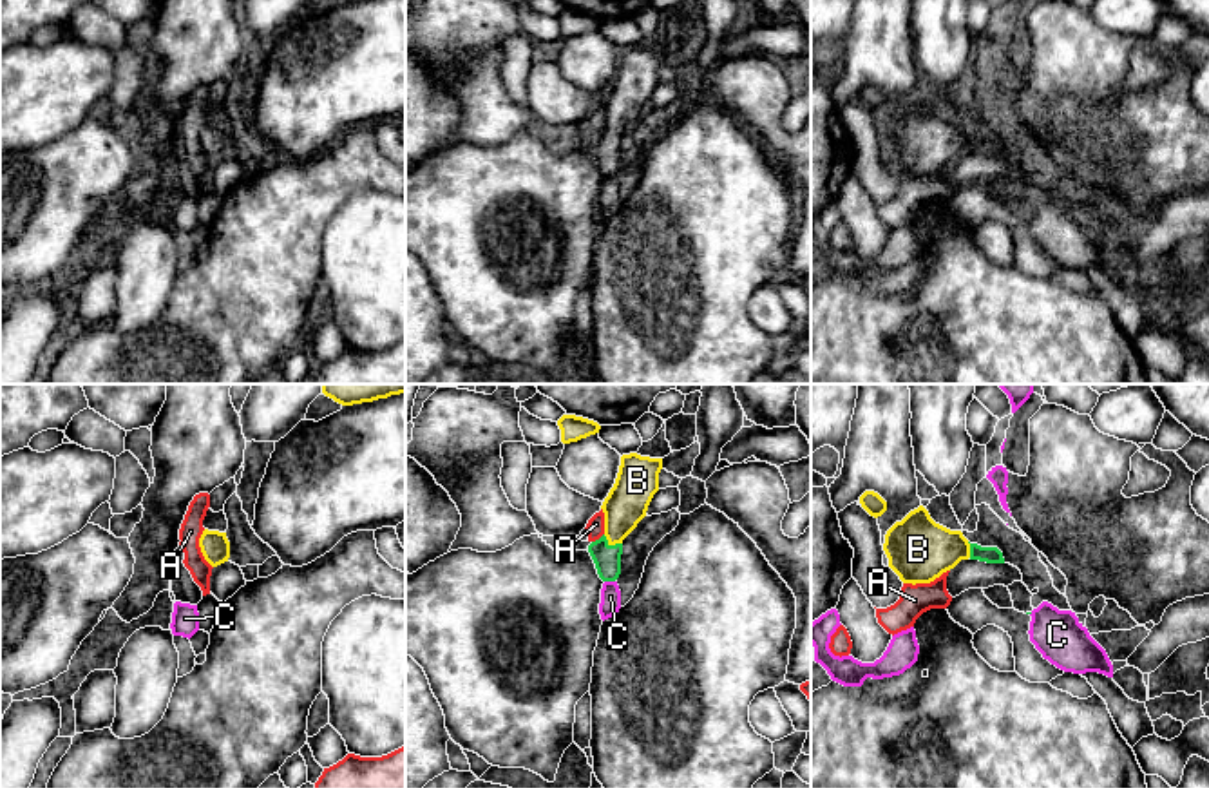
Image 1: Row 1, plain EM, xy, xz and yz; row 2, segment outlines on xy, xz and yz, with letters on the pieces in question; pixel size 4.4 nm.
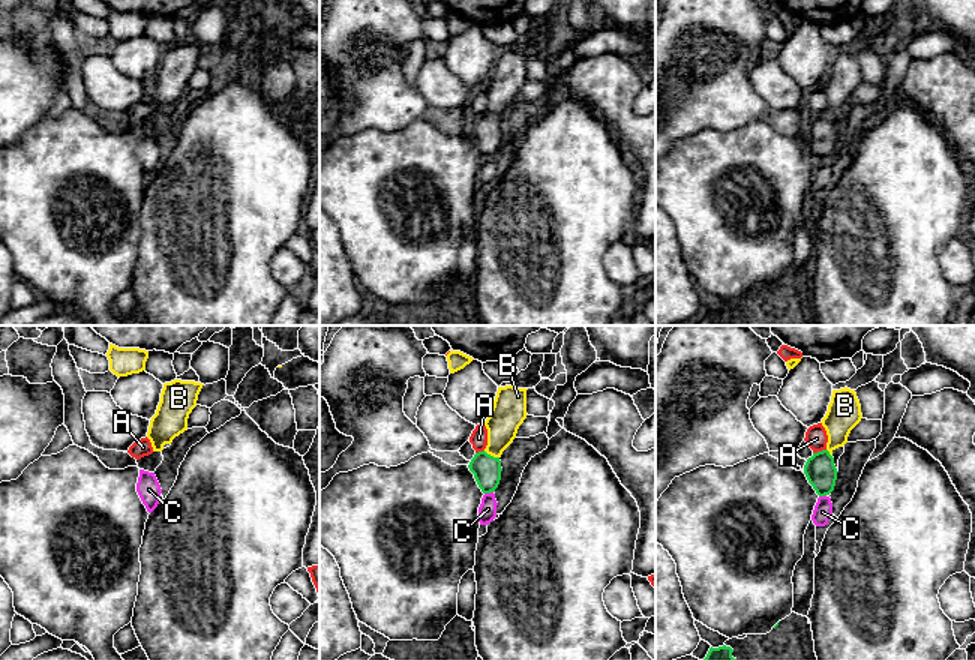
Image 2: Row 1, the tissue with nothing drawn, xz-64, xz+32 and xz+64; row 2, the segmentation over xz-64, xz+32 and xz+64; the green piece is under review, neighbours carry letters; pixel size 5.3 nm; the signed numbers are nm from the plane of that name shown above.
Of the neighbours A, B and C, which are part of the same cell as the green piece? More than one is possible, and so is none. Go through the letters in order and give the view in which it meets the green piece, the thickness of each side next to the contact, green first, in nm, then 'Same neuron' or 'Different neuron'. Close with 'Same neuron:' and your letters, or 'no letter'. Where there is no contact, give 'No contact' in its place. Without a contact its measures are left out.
A: Touches green in xz. Thickness 120 nm (green) against 80 nm. Different neuron
B: Touches green in xz. Thickness 120 nm (green) against 190 nm. Same neuron
C: Touches green in xz. Thickness 120 nm (green) against 100 nm. Different neuron
Same neuron: B

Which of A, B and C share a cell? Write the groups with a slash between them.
A / B / C

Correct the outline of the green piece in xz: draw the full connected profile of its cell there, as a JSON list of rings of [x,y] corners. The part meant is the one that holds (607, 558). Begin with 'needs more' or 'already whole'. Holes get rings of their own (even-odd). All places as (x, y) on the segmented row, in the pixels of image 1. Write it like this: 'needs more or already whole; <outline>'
needs more; [[[623,455],[614,487],[604,498],[604,534],[588,545],[603,581],[615,581],[621,574],[623,540],[646,516],[653,495],[659,491],[662,458]]]

